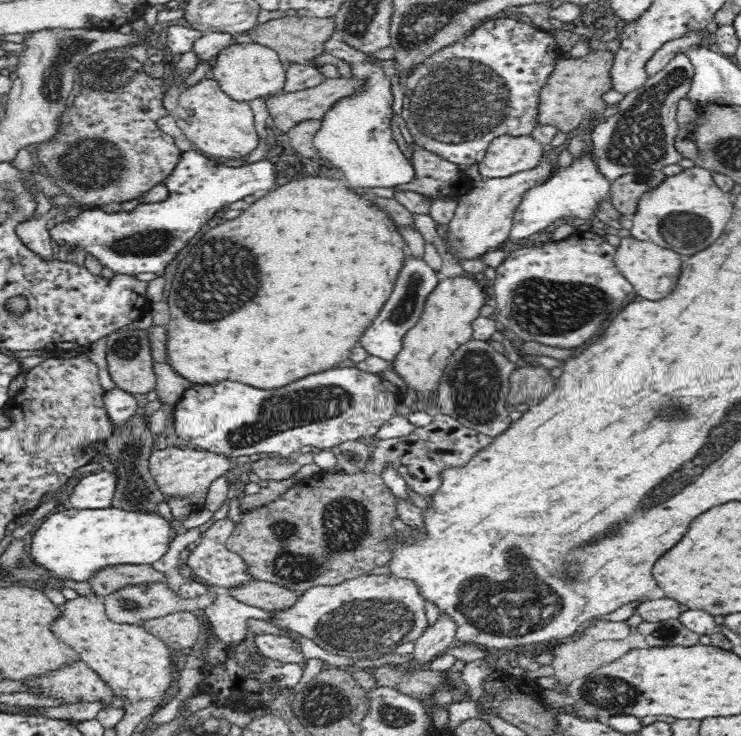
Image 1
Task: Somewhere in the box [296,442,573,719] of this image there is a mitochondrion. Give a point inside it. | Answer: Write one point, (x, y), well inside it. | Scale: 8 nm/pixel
(370, 625)

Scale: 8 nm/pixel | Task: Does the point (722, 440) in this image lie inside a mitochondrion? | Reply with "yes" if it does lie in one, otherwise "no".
yes

